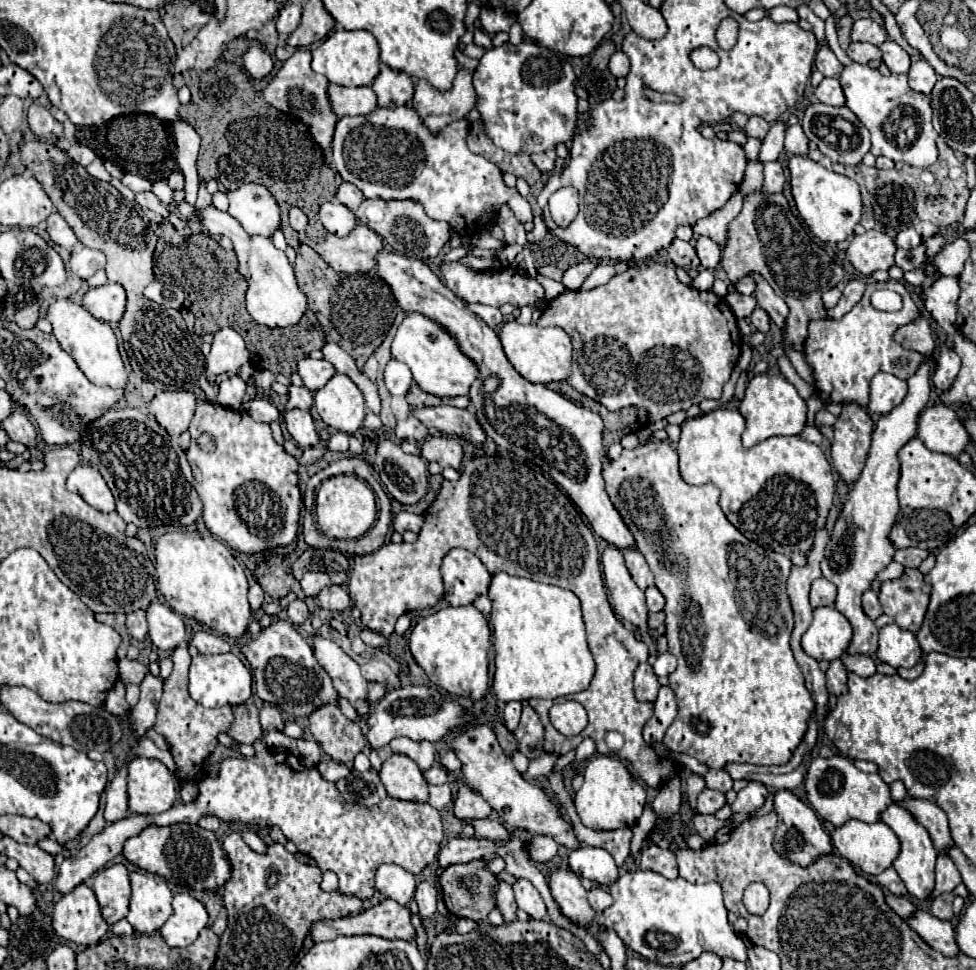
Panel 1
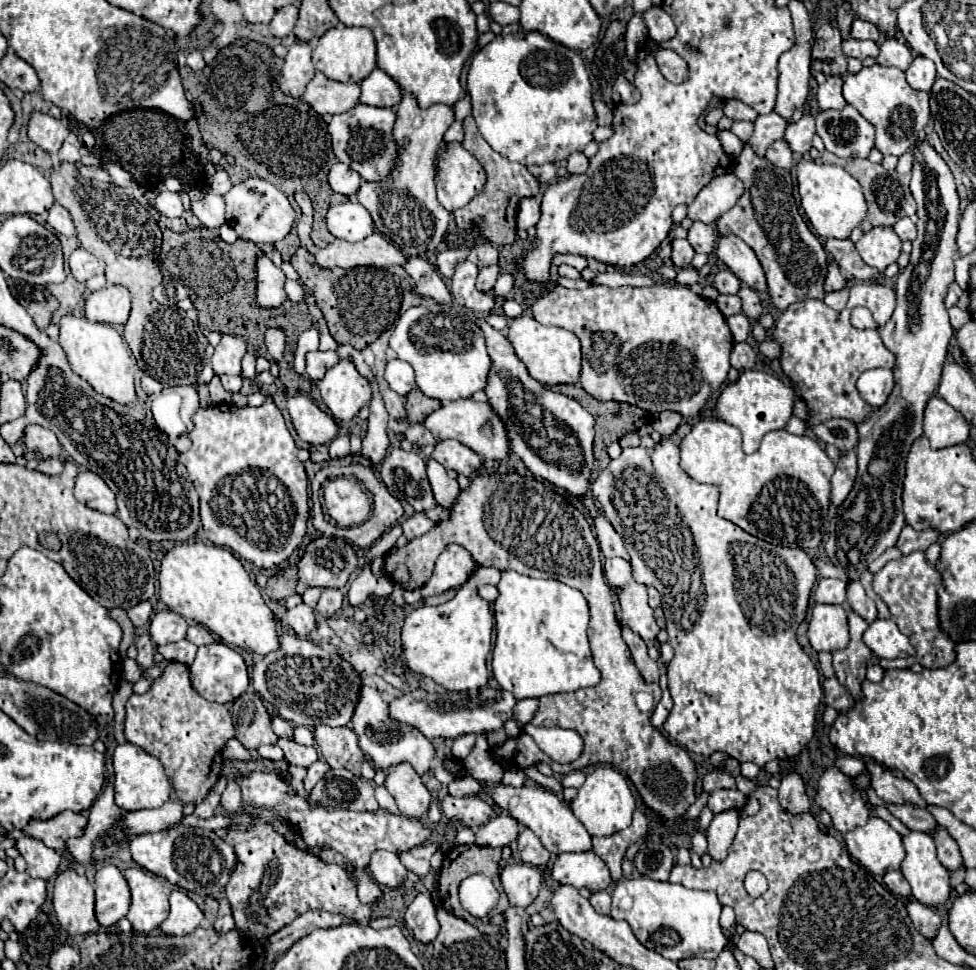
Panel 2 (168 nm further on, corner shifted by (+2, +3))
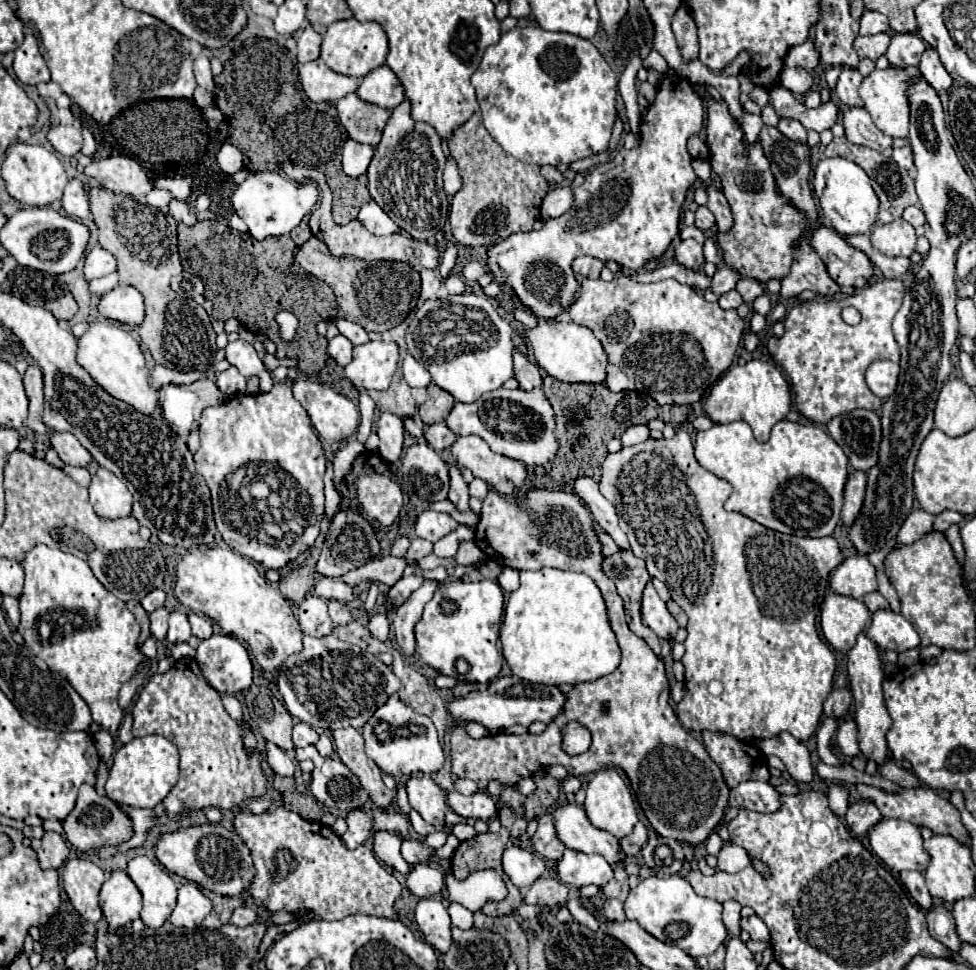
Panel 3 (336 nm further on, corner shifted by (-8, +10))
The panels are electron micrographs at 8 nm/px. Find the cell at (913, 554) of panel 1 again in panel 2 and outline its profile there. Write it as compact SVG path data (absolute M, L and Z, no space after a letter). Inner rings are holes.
M905 526L905 528L901 530L899 540L897 540L897 548L899 548L903 554L911 554L911 552L915 552L915 550L925 552L937 538L939 538L939 534L937 534L935 530L917 532L917 530L913 530L911 526Z

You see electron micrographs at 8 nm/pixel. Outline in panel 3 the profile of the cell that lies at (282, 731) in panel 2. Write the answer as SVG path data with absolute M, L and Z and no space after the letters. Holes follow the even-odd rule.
M301 721L301 723L297 723L297 725L293 727L293 743L295 743L295 747L315 745L317 739L319 739L319 733L317 733L311 725L307 725L307 723Z

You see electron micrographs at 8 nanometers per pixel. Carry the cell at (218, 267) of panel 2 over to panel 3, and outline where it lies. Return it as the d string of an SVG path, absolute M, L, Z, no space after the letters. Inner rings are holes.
M199 221L193 227L179 223L181 263L187 271L199 275L201 281L205 283L205 297L213 303L213 317L219 321L227 321L227 319L235 317L245 329L249 329L257 335L267 335L269 339L273 339L277 343L275 355L279 359L295 357L295 359L299 359L299 371L301 373L319 373L327 365L329 355L327 355L327 341L317 335L317 321L337 317L339 307L335 303L335 309L333 309L333 289L327 283L319 281L311 275L309 277L297 277L293 273L291 267L293 267L295 251L297 251L297 245L293 243L293 239L289 235L267 237L263 241L257 241L257 239L251 239L249 233L233 233L227 225L223 225L219 221ZM279 311L291 311L295 317L299 317L299 329L297 329L297 335L291 343L283 343L283 339L279 335L279 325L275 321L275 315Z

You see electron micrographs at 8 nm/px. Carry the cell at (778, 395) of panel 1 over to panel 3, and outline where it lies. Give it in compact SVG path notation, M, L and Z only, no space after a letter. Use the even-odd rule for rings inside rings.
M749 361L745 365L729 367L715 387L711 387L707 399L703 401L703 411L713 423L731 423L731 421L747 421L755 433L755 439L765 443L769 439L771 427L785 419L791 409L791 391L783 373L767 361Z

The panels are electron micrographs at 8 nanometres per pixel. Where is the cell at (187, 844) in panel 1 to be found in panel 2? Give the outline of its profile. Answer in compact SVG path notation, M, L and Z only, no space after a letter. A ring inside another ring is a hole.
M183 824L157 834L139 834L131 840L129 850L133 860L141 868L199 896L213 896L221 892L229 882L229 876L237 862L233 848L225 844L213 830L191 828Z

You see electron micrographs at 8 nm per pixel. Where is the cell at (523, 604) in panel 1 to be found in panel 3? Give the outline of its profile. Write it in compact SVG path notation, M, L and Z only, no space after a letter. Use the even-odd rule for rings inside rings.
M549 567L539 571L521 571L521 587L509 595L505 605L505 617L501 623L501 647L513 675L543 685L577 685L595 681L613 673L621 661L621 651L615 633L611 631L605 599L601 597L601 591L593 579L585 573Z

